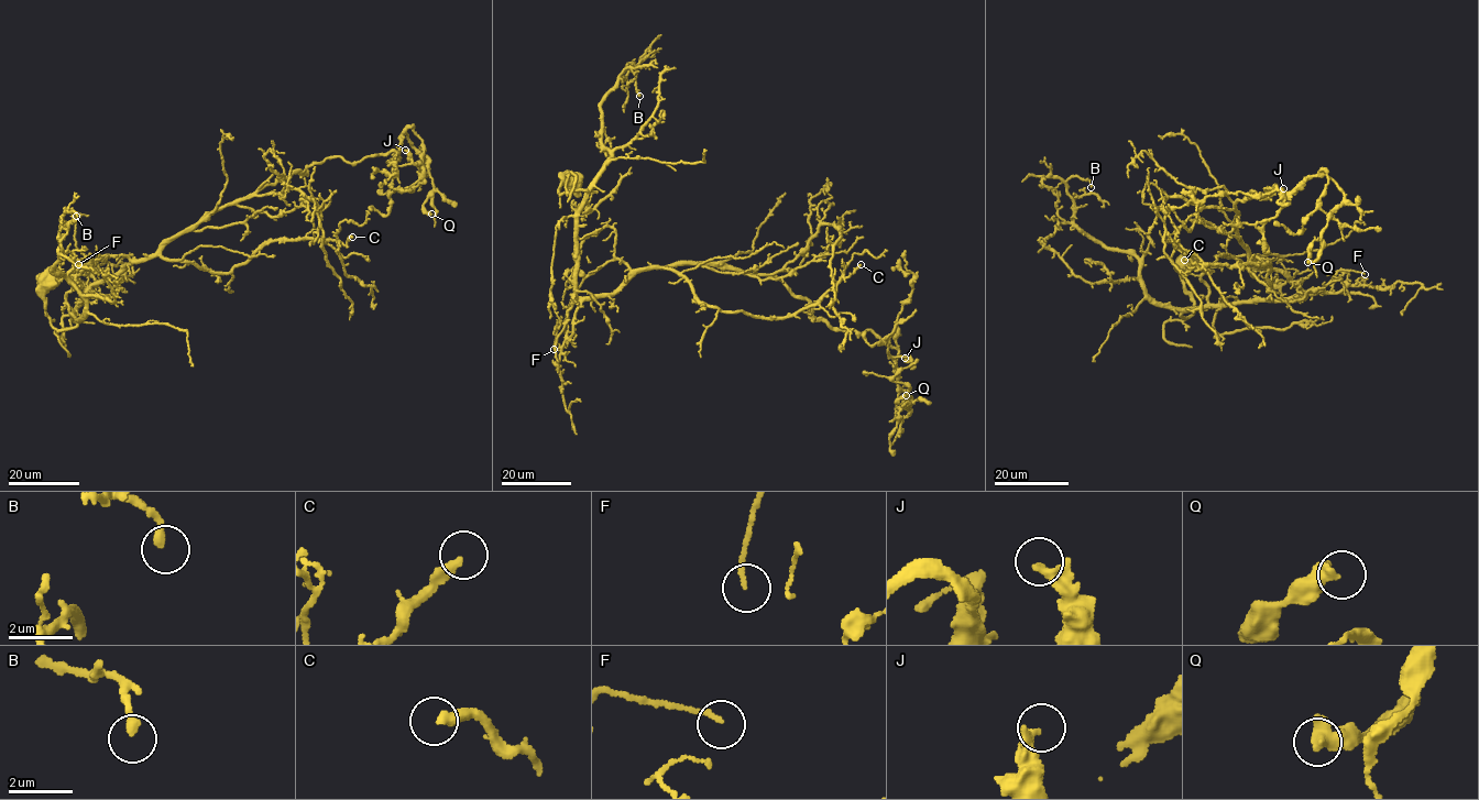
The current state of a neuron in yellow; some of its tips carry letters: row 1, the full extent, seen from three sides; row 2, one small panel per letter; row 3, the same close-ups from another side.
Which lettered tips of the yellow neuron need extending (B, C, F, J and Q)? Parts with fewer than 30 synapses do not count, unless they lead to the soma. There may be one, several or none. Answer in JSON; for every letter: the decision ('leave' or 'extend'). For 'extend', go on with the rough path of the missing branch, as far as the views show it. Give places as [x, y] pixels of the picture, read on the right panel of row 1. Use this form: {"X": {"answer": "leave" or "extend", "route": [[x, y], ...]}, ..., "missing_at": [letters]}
{"B": {"answer": "leave"}, "C": {"answer": "leave"}, "F": {"answer": "leave"}, "J": {"answer": "leave"}, "Q": {"answer": "leave"}, "missing_at": []}

